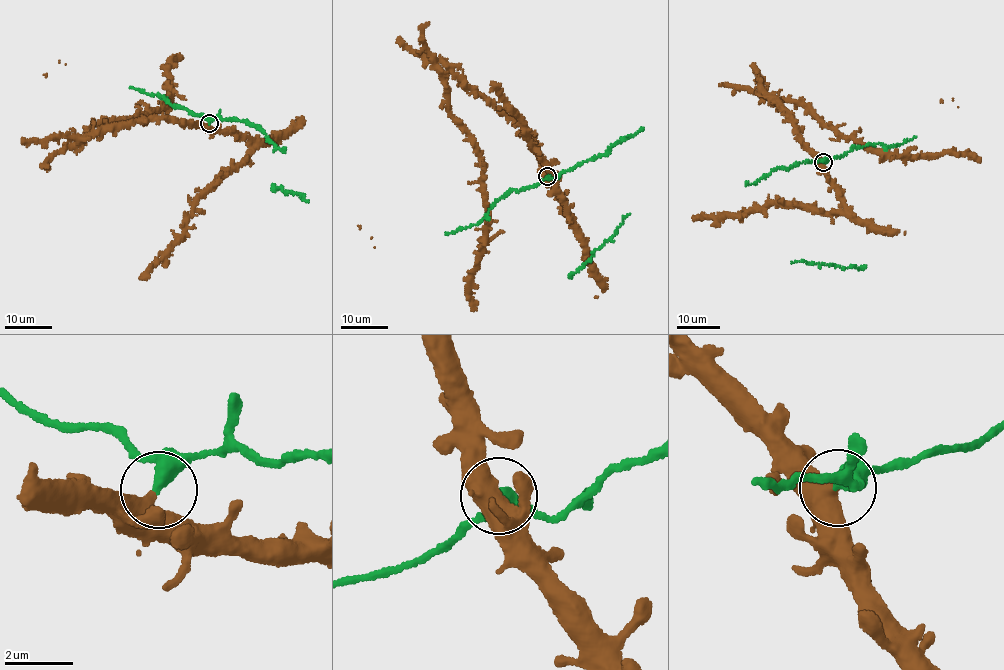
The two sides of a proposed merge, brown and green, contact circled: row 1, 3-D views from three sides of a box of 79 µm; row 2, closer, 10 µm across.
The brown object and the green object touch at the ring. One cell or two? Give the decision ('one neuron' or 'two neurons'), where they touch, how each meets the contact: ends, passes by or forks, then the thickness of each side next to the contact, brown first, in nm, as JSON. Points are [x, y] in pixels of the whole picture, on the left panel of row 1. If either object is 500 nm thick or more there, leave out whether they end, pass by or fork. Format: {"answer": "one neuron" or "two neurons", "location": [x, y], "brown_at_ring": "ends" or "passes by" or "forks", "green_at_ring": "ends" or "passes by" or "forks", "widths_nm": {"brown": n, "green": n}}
{"answer": "two neurons", "location": [209, 123], "widths_nm": {"brown": 550, "green": 300}}

